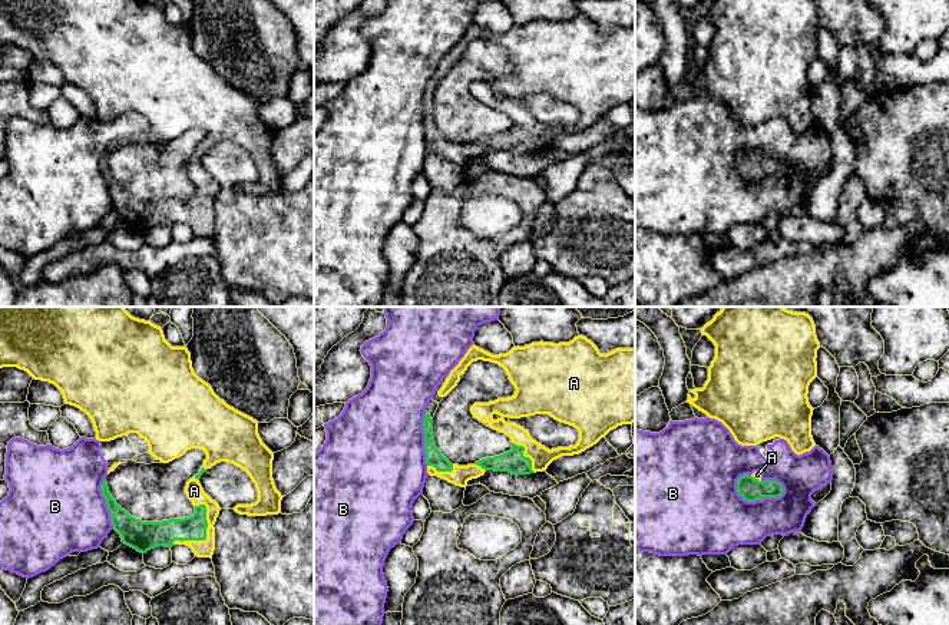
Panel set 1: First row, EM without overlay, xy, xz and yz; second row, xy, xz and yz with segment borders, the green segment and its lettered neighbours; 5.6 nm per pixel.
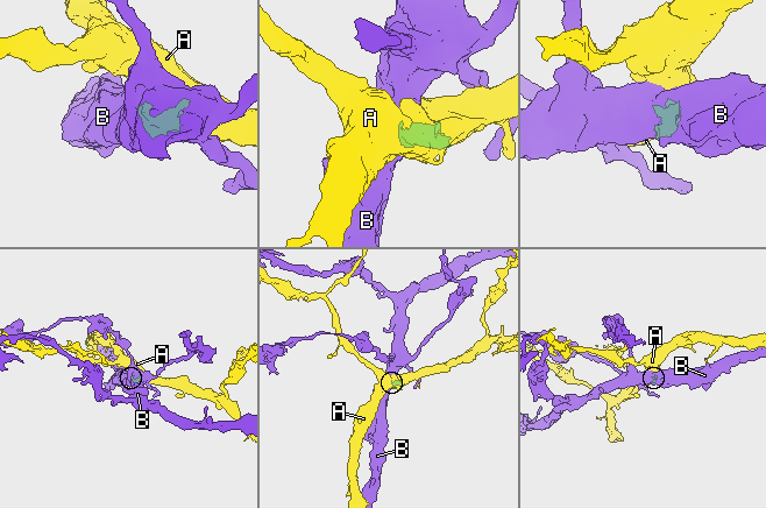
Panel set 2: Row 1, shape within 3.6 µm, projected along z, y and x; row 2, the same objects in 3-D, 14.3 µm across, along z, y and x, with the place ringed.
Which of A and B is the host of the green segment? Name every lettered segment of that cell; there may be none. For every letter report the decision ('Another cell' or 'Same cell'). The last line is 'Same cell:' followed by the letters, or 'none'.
A: Same cell
B: Another cell
Same cell: A

